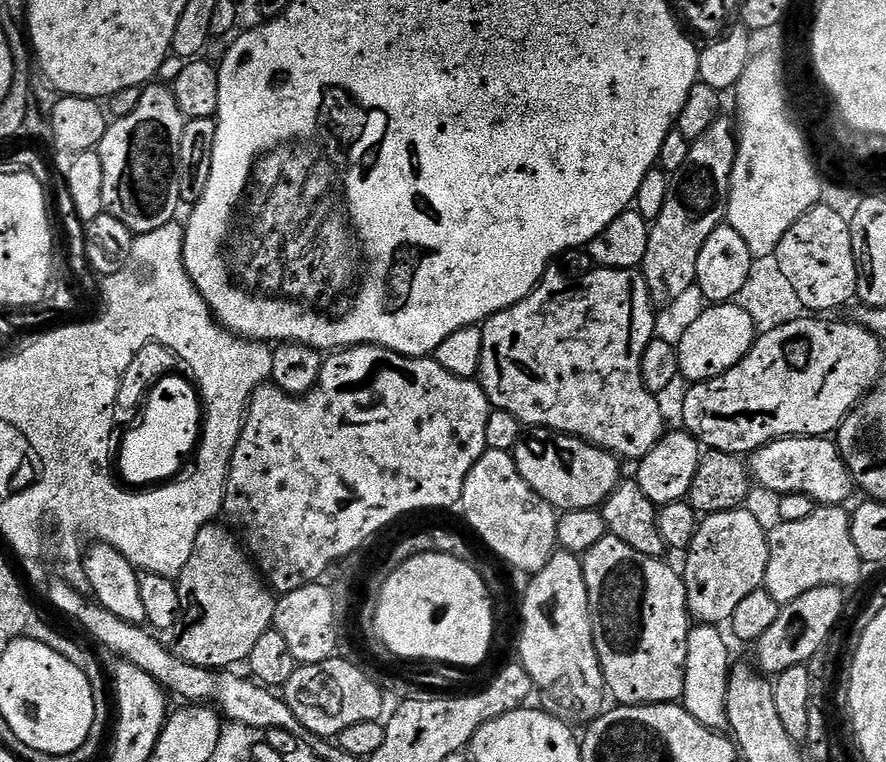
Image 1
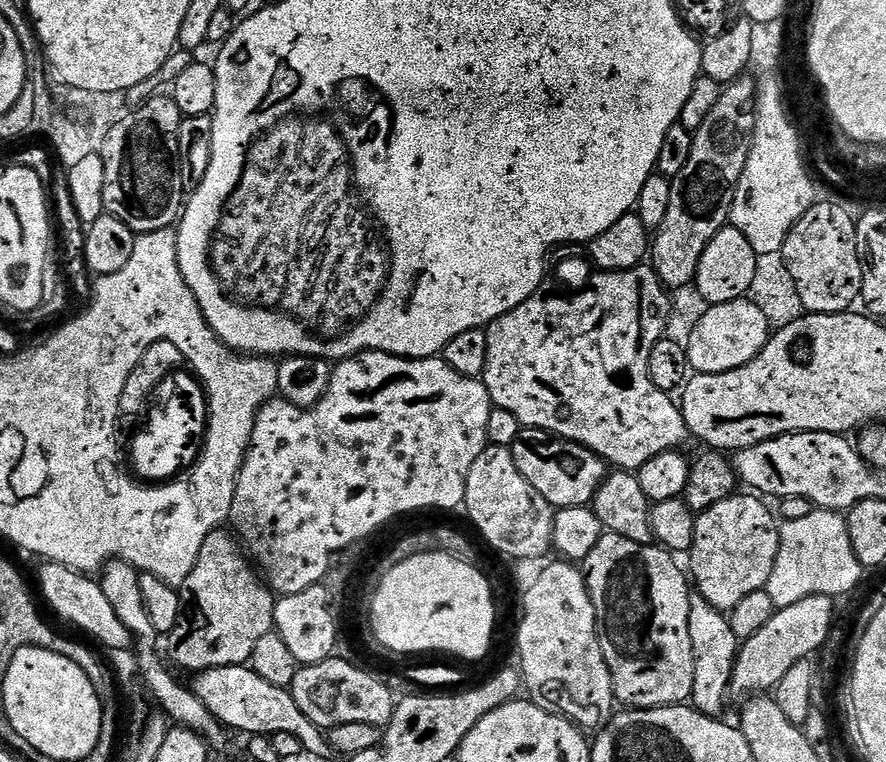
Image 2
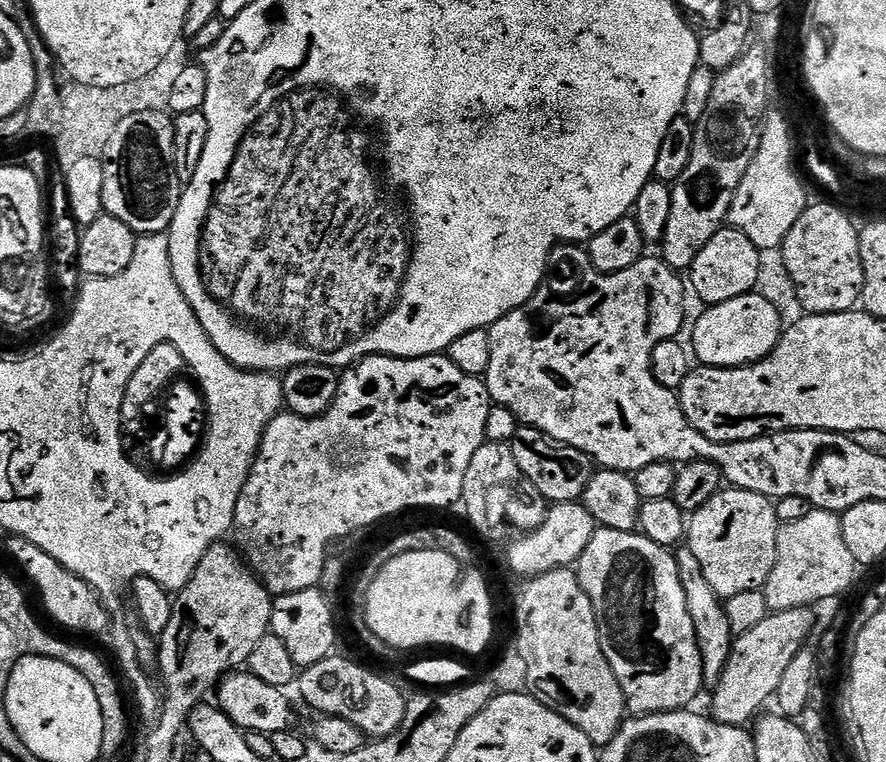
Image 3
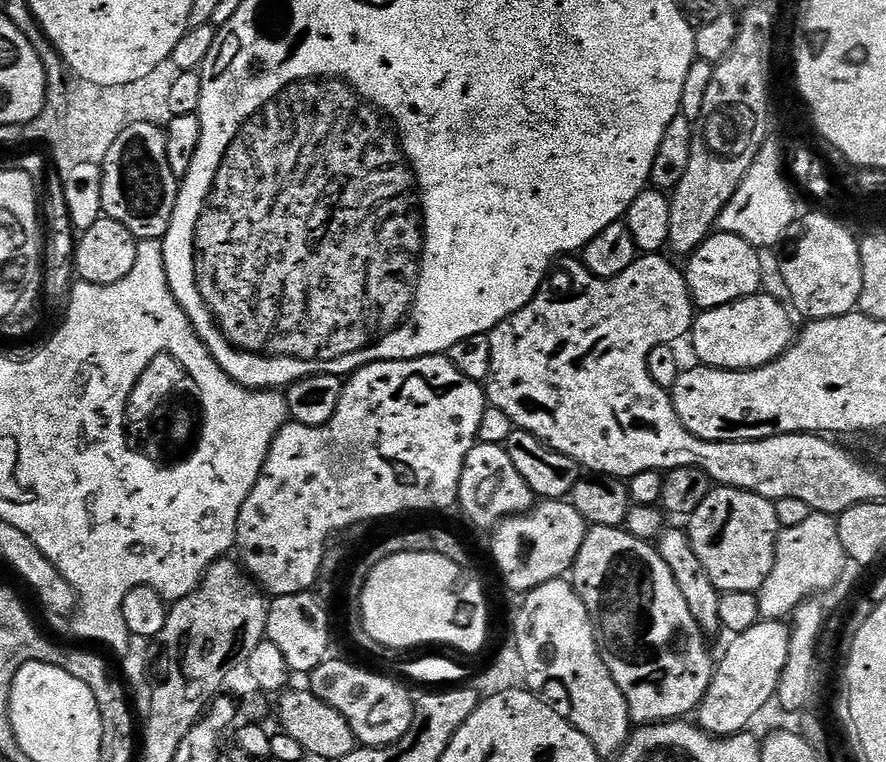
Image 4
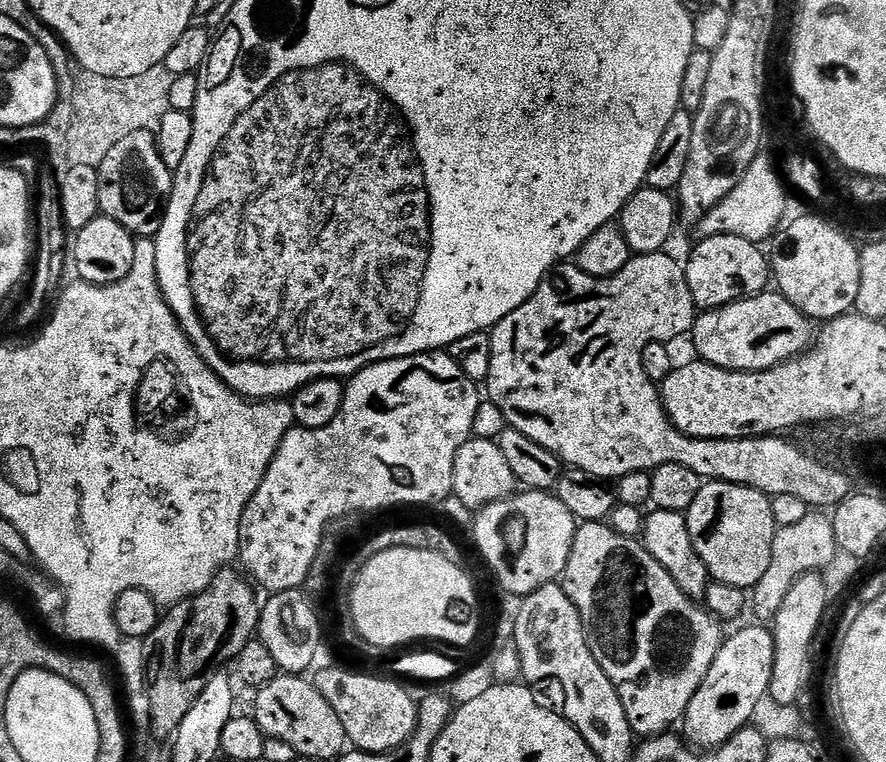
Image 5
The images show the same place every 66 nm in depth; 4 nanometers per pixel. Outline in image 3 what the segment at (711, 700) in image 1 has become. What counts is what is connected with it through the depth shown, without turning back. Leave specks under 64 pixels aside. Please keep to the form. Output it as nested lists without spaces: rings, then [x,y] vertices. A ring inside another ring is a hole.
[[[687,546],[677,547],[674,555],[678,566],[678,582],[682,582],[682,594],[686,594],[686,610],[690,614],[690,622],[694,622],[696,646],[700,652],[700,669],[704,672],[703,683],[714,686],[722,678],[722,670],[726,670],[726,662],[732,653],[734,633],[730,630],[730,622],[726,618],[724,601],[718,594],[714,594],[714,590],[706,582],[698,558],[694,558]]]

